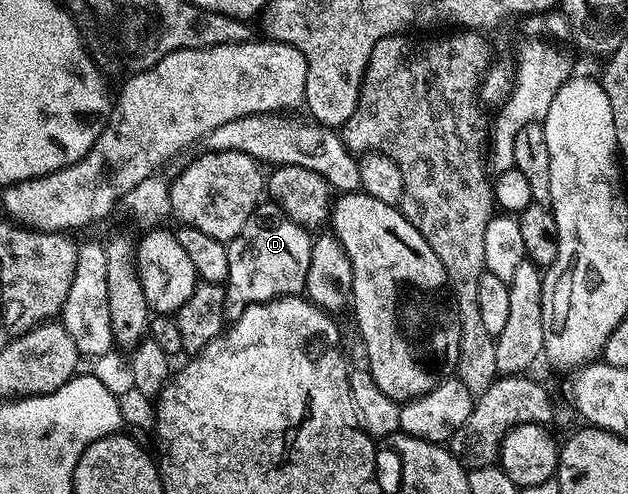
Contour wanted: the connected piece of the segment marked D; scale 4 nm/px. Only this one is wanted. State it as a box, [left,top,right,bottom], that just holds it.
[224,204,312,322]

